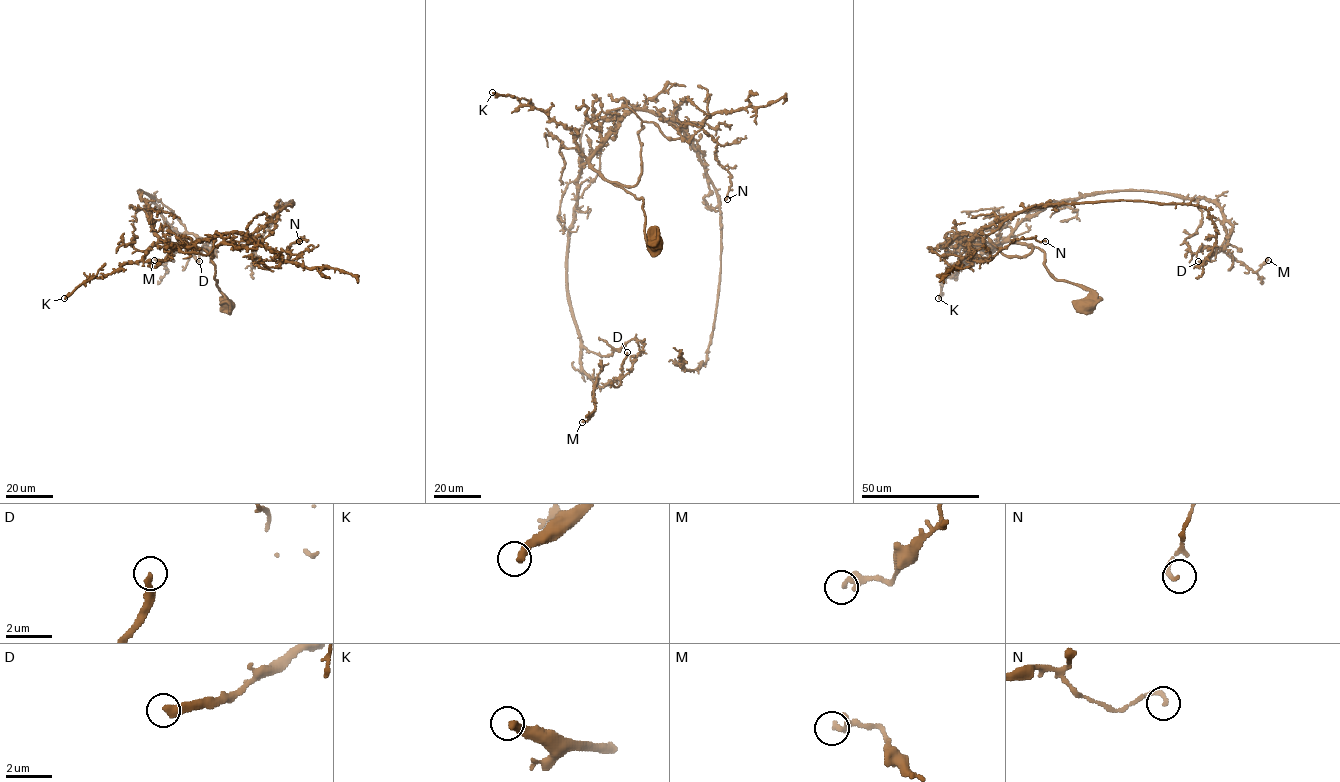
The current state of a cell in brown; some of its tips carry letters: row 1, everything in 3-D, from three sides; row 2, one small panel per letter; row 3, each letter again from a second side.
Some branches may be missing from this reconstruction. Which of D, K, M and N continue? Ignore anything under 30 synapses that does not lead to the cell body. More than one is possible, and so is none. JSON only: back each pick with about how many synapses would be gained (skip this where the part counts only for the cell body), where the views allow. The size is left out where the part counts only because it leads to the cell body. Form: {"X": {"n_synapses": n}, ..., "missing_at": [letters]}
{"K": {"n_synapses": 45}, "missing_at": ["K"]}

